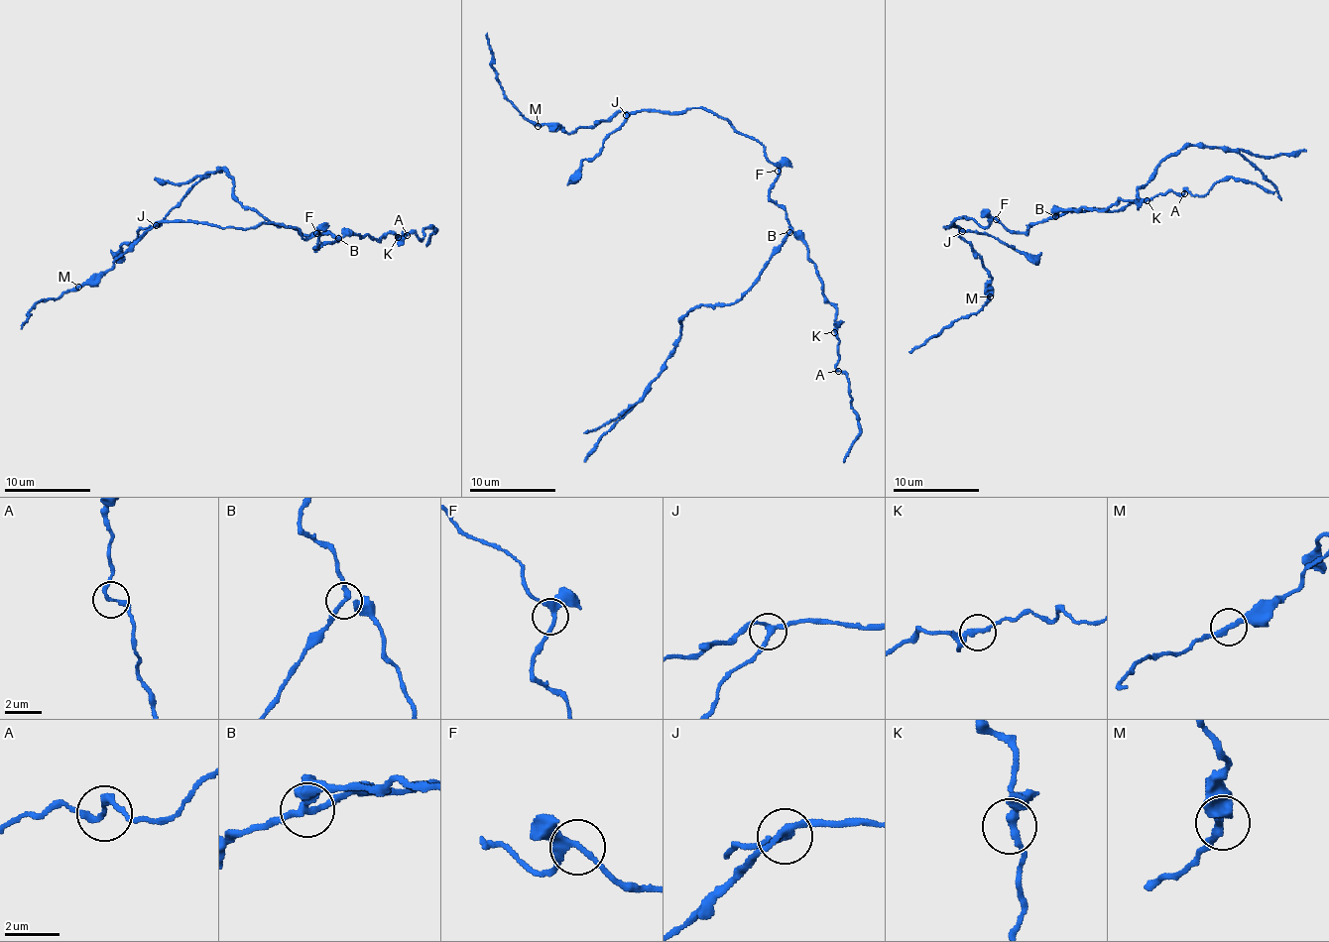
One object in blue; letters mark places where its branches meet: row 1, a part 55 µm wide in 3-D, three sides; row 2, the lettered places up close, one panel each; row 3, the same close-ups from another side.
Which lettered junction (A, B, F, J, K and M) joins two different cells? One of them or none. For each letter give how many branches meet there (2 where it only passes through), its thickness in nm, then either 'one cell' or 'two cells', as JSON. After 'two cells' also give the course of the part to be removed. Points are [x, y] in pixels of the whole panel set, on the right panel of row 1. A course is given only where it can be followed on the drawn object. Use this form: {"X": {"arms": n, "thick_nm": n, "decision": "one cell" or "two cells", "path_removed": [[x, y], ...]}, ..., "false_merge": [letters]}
{"A": {"arms": 2, "thick_nm": 200, "decision": "one cell"}, "B": {"arms": 3, "thick_nm": 200, "decision": "two cells", "path_removed": [[1055, 217], [1094, 208], [1121, 210], [1136, 202], [1137, 189], [1155, 168], [1190, 145], [1277, 157], [1306, 150]]}, "F": {"arms": 3, "thick_nm": 280, "decision": "one cell"}, "J": {"arms": 3, "thick_nm": 240, "decision": "one cell"}, "K": {"arms": 2, "thick_nm": 260, "decision": "one cell"}, "M": {"arms": 2, "thick_nm": 280, "decision": "one cell"}, "false_merge": ["B"]}

